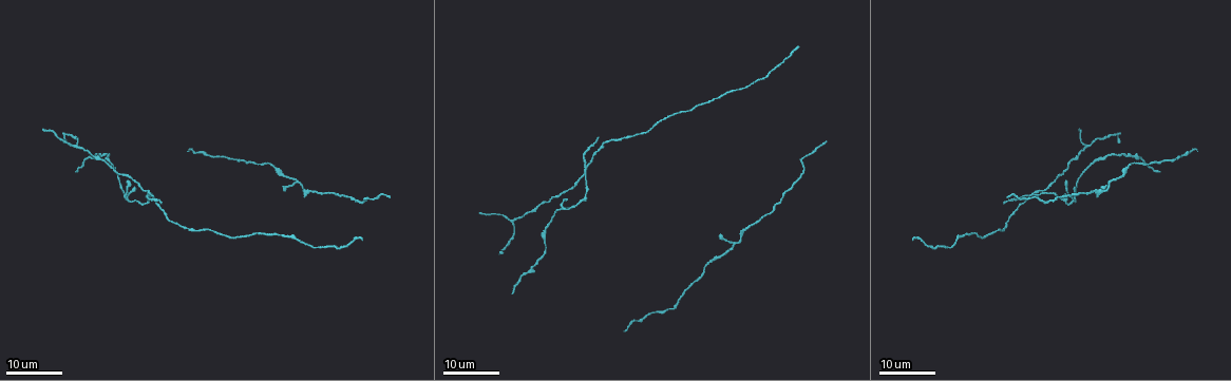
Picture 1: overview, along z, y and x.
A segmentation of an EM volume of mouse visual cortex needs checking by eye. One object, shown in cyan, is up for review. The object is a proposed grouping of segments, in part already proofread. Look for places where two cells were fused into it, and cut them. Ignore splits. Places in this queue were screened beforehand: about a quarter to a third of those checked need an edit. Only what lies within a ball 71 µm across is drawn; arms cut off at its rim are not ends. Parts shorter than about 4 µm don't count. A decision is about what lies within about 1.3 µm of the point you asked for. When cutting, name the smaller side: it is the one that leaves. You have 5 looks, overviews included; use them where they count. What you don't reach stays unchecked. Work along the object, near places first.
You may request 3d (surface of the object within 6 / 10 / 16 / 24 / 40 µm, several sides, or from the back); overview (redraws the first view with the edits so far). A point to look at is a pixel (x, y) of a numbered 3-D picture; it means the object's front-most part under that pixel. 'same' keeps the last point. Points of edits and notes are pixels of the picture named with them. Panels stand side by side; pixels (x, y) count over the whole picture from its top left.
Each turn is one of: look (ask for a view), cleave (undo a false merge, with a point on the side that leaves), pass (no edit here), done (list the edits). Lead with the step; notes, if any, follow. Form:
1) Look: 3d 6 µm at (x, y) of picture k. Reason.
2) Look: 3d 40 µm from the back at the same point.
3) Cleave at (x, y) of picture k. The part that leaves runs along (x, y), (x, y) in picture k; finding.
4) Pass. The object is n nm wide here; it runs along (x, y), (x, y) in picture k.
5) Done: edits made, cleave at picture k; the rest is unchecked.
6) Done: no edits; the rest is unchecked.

Look: 3d 16 µm at (584, 163) of picture 1. Arms part here.

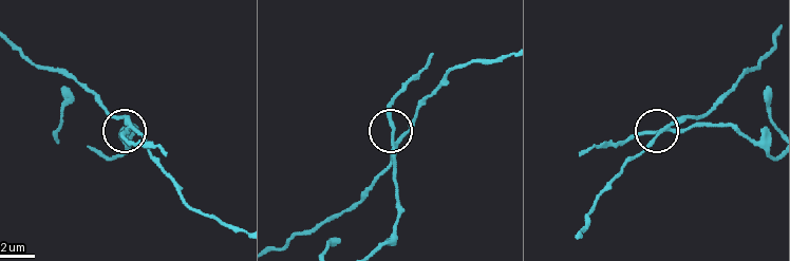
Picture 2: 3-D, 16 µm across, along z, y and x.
Look: 3d 10 µm at (391, 136) of picture 2.

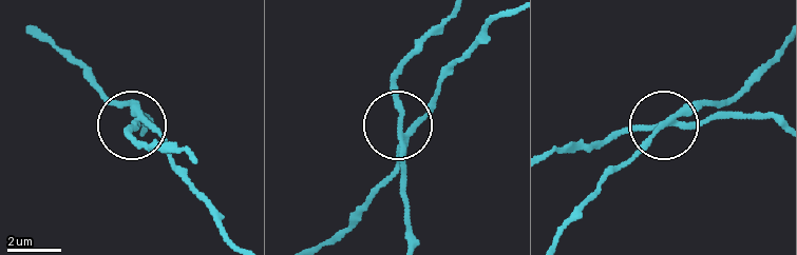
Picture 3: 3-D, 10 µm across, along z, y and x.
Cleave at (715, 118) of picture 3. 3 arms meet here; the part that leaves runs along (678, 120), (777, 120) in picture 3; two cells meet here.

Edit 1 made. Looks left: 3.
Look: 3d 24 µm at (77, 146) of picture 1.

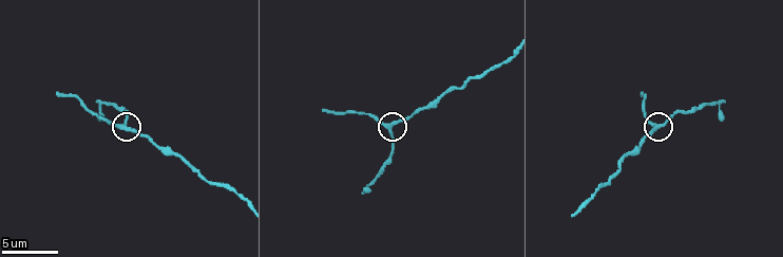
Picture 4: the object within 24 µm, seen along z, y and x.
Look: 3d 6 µm at (390, 133) of picture 4. Closer look.

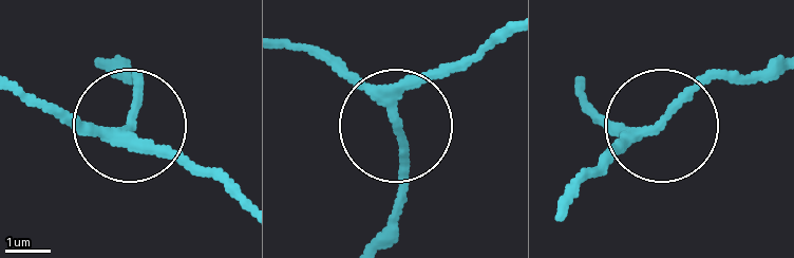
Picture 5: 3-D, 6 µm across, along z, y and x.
Pass. It runs along (501, 34), (410, 84), (395, 122), (322, 53) in picture 5; continuous, no second cell.

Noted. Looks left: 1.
Done: edits made, cleave at picture 3; the rest is unchecked.

